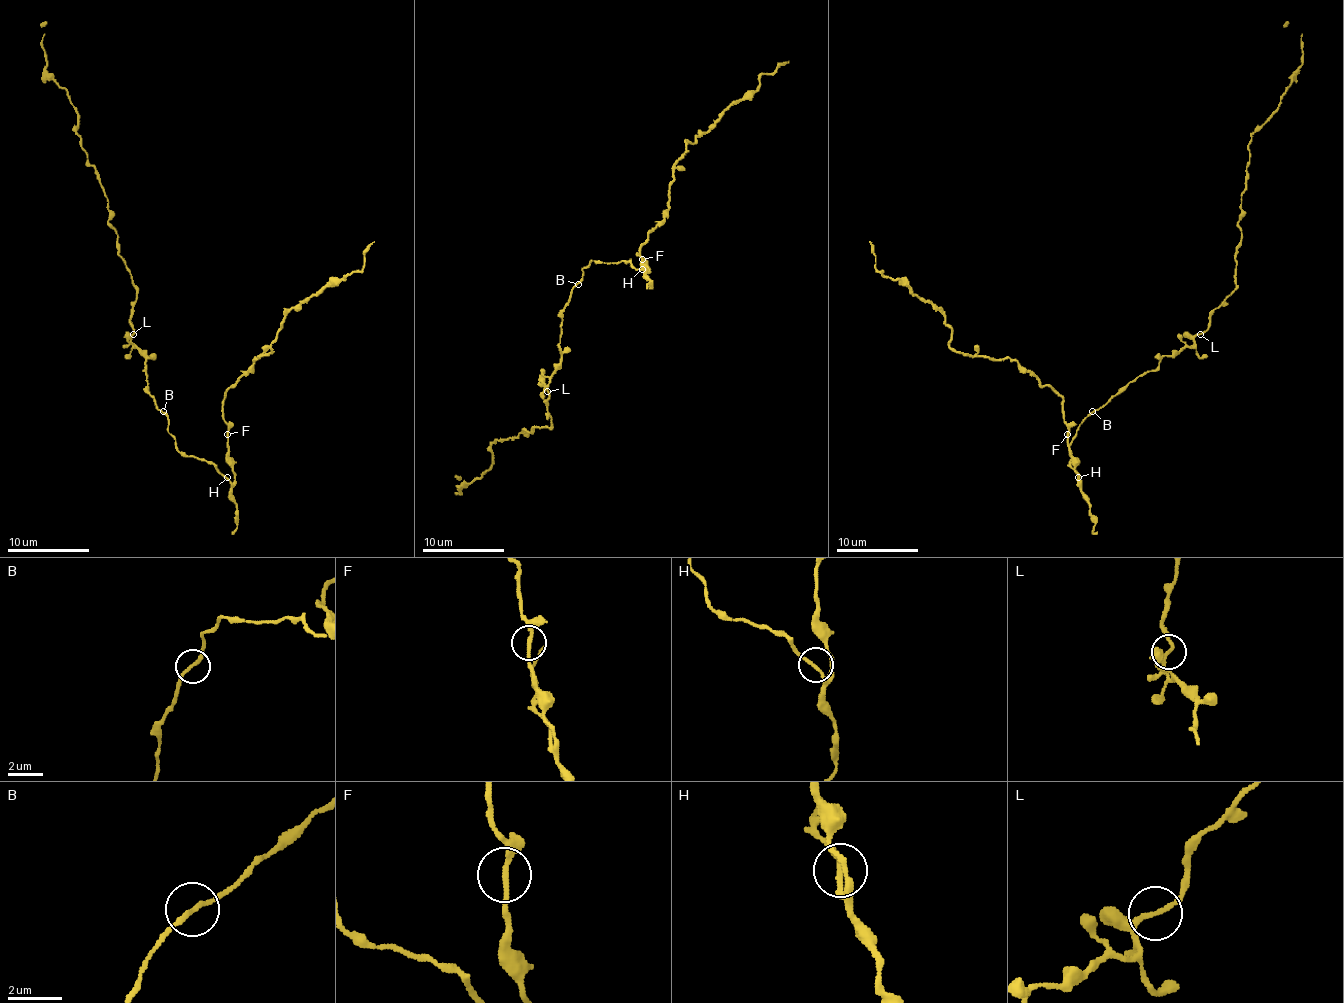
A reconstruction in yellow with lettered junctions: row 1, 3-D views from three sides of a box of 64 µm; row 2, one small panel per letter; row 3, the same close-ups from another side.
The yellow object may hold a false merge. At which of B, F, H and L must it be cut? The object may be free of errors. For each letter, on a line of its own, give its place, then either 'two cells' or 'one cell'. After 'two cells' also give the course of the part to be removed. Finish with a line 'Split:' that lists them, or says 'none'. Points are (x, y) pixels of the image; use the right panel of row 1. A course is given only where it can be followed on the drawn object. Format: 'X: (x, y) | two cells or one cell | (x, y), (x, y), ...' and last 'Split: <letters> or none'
B: (1092, 411) | one cell
F: (1067, 434) | one cell
H: (1078, 477) | one cell
L: (1200, 334) | one cell
Split: none

